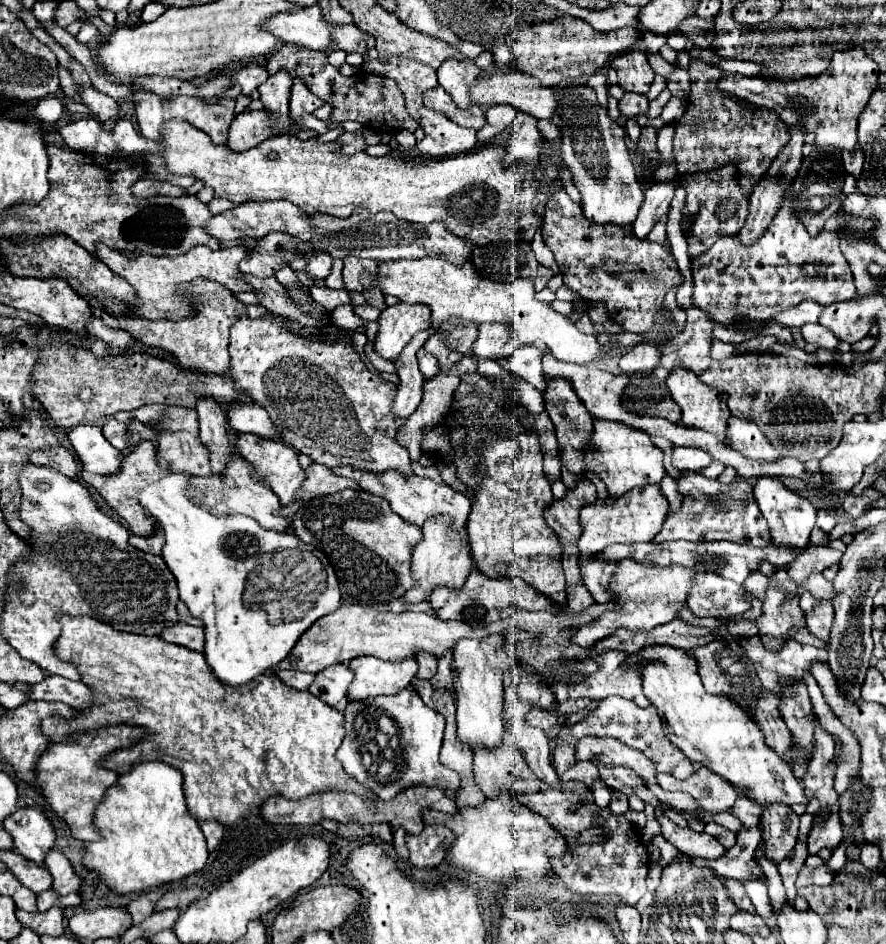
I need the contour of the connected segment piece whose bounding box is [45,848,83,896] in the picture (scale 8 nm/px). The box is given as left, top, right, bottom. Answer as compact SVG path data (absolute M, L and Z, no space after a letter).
M51 850L45 858L45 868L51 872L53 876L53 890L59 894L69 894L69 892L77 892L79 886L83 884L83 880L73 872L69 860L65 854L61 854L59 850Z

